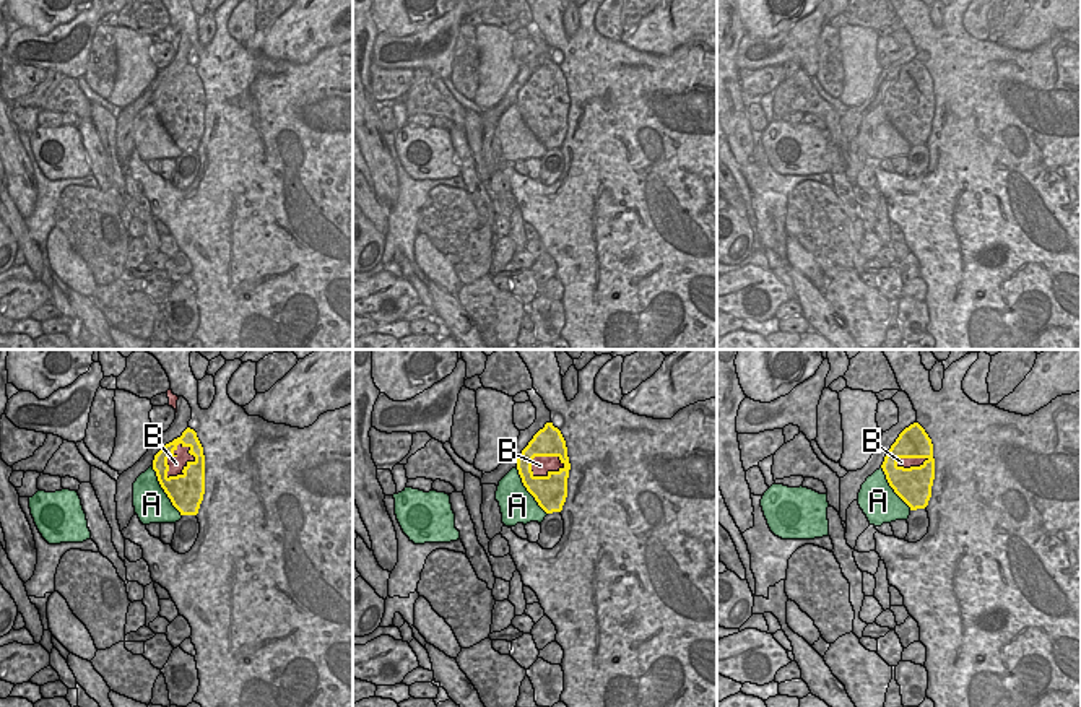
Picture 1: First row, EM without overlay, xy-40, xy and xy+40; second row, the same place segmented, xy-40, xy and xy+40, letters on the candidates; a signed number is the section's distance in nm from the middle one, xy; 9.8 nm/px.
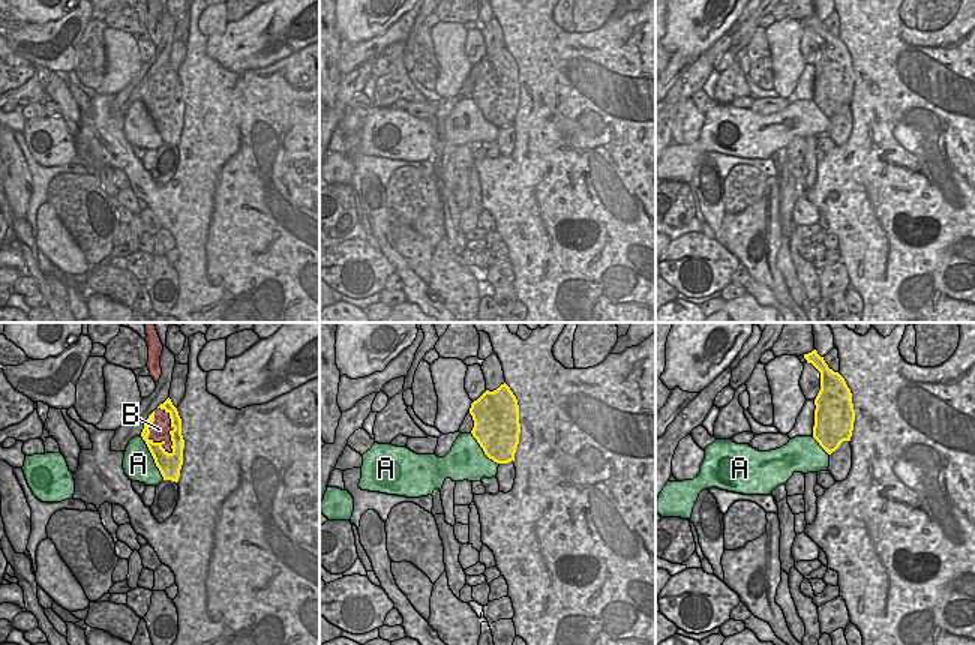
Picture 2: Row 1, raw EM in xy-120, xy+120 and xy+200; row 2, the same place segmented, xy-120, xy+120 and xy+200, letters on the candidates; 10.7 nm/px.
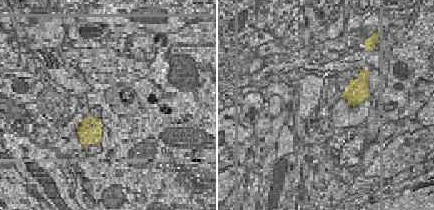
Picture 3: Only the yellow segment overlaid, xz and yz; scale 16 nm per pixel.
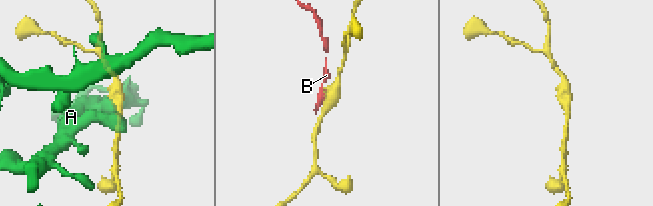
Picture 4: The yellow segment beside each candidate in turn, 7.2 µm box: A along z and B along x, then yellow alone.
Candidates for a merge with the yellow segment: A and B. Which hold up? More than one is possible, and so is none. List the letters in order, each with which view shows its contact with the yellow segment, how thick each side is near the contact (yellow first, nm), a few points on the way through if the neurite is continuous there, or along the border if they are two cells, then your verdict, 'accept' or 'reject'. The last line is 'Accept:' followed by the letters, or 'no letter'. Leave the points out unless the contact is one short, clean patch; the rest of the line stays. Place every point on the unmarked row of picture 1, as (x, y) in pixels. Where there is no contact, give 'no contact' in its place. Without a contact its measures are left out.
A: xy-40 | 360/360 nm | reject
B: xy-40 | 160/160 nm | reject
Accept: no letter

